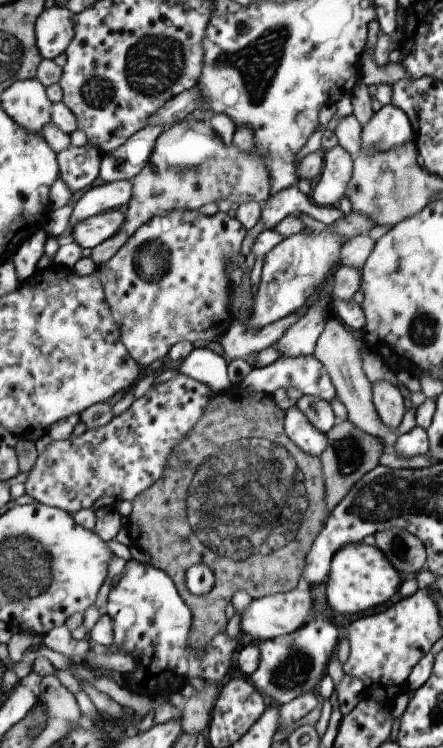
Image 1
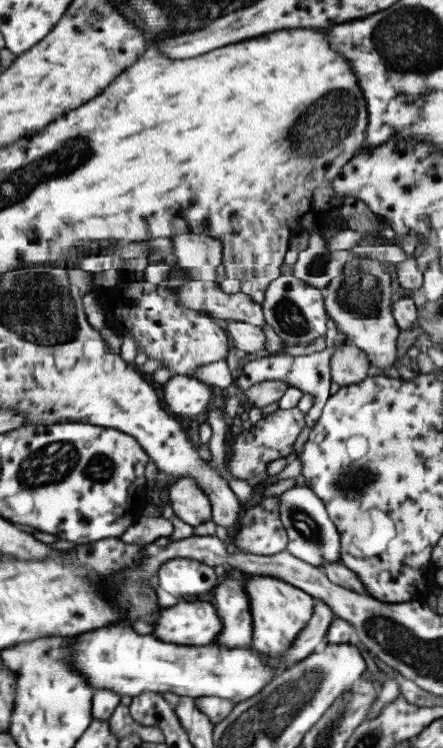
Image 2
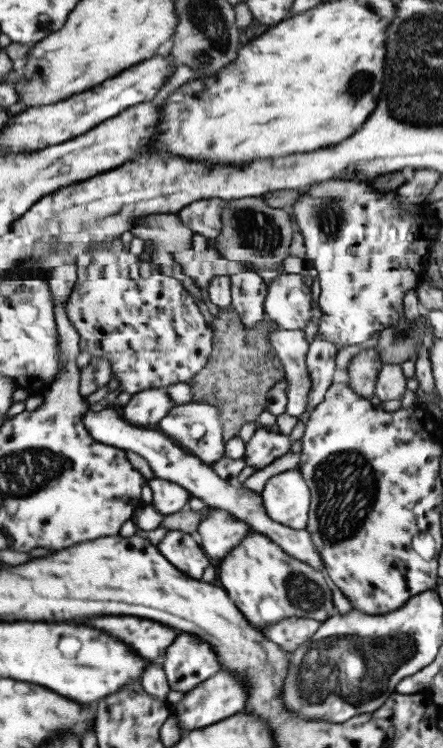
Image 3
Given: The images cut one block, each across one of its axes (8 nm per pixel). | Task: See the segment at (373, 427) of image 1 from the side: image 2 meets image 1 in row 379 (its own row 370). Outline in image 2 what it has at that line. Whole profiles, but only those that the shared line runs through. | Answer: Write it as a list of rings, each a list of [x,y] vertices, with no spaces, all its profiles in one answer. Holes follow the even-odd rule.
[[[343,345],[334,349],[329,359],[330,380],[339,386],[357,384],[367,376],[370,362],[365,352]]]

